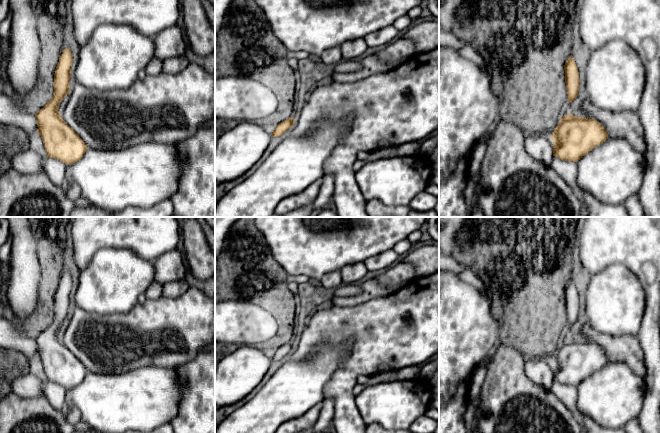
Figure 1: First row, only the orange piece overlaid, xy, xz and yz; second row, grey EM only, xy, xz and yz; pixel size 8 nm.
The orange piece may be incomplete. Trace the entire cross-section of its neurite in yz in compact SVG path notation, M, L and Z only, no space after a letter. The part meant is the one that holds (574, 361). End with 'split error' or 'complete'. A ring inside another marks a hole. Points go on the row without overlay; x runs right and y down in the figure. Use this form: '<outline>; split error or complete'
M567 338L554 356L553 380L564 385L577 386L609 361L606 353L595 343Z; complete

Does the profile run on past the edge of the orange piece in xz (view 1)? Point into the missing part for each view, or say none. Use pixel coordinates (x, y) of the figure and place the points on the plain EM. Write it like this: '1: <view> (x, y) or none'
1: none

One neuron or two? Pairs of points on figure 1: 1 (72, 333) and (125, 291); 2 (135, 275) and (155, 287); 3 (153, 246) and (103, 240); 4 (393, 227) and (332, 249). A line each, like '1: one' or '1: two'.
1: two
2: two
3: one
4: one

